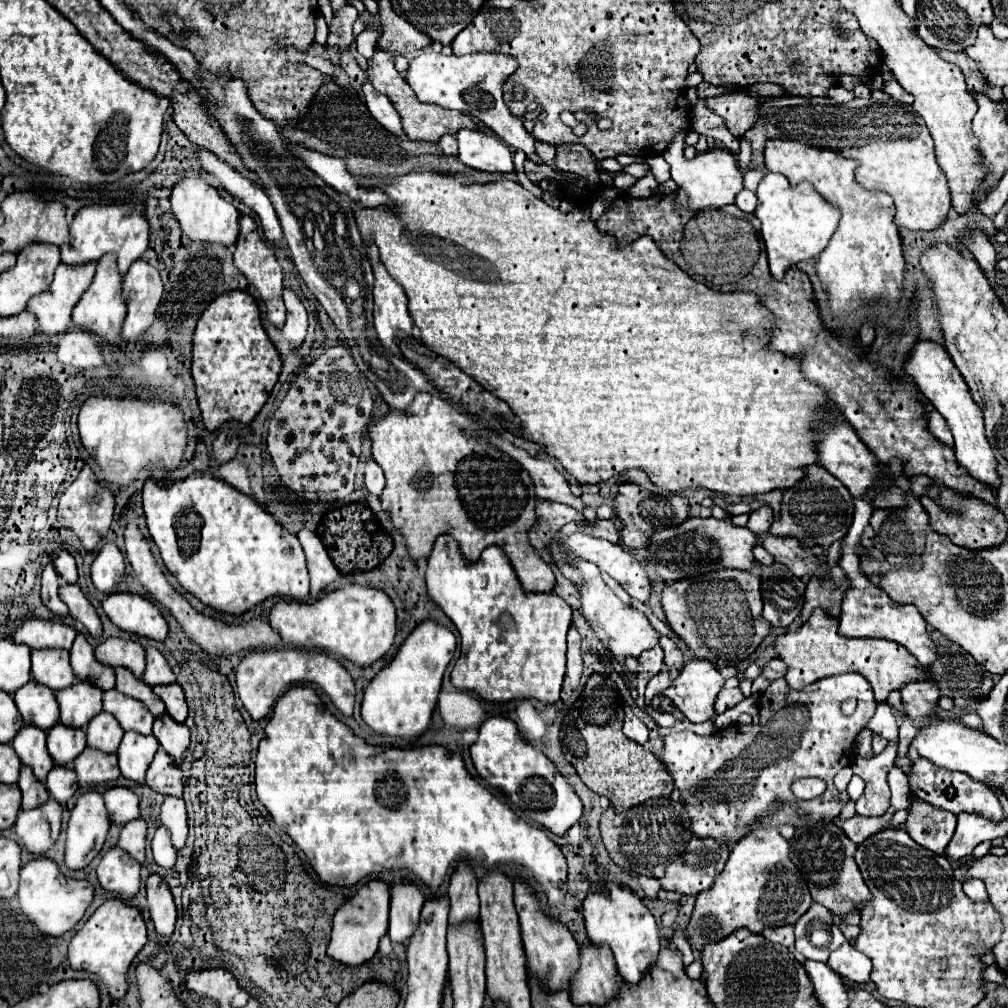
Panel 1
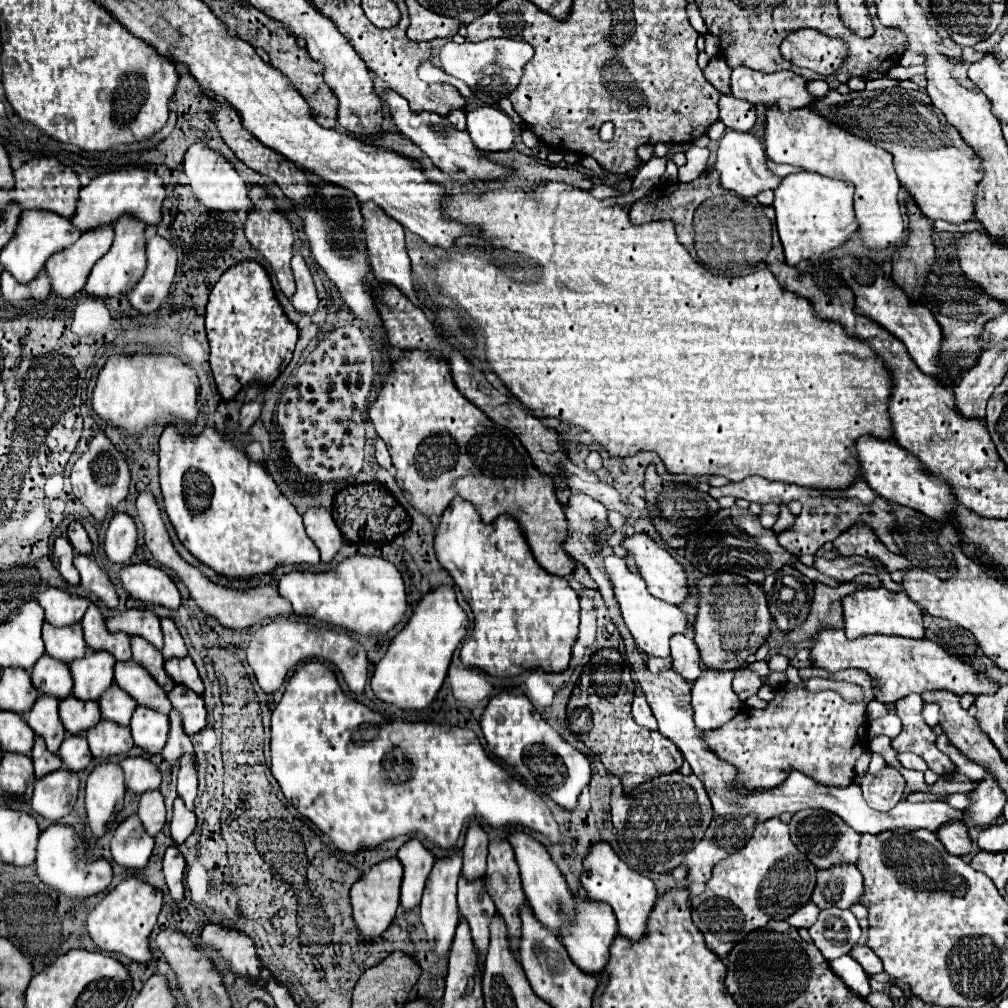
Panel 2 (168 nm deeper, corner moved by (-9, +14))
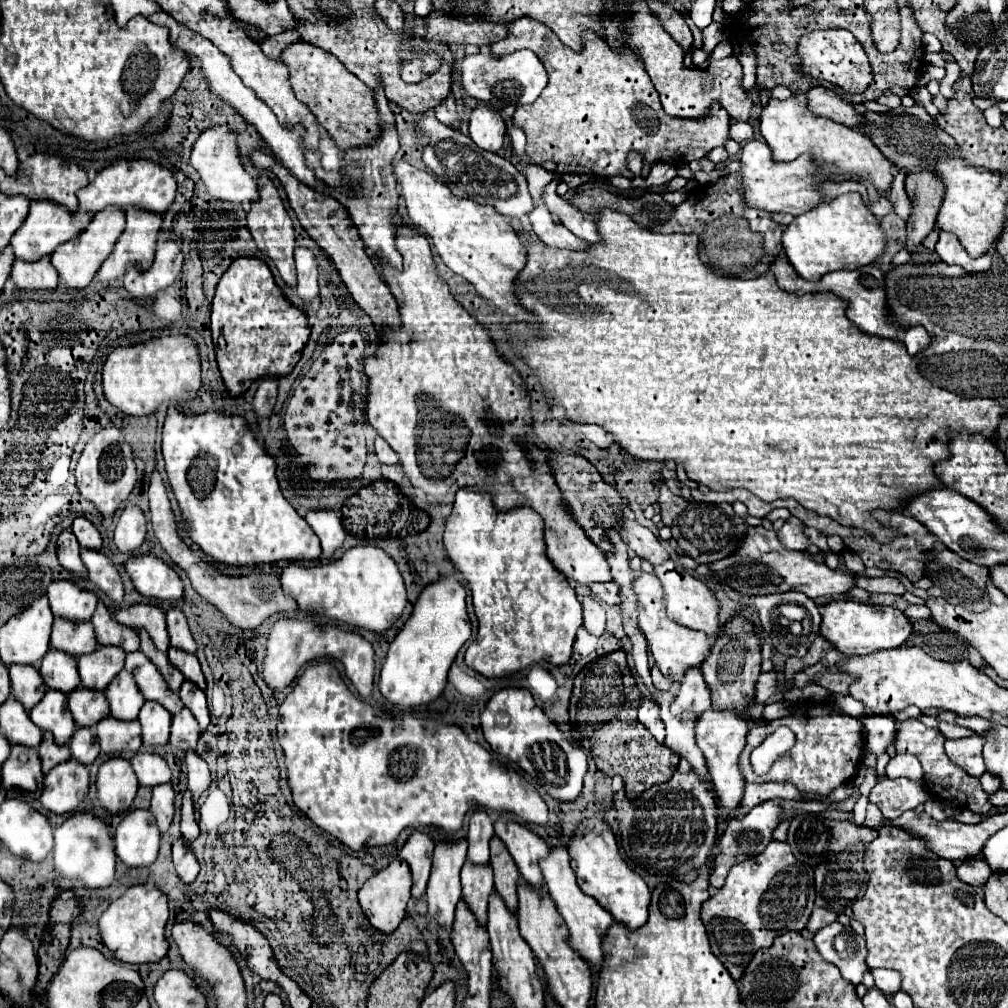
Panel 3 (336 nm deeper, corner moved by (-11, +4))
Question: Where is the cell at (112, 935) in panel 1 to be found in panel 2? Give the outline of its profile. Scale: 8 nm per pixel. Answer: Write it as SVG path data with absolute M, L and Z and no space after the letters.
M127 878L121 884L117 884L109 894L103 896L103 900L91 910L87 916L87 930L93 942L105 950L123 954L135 962L147 962L153 958L149 948L149 936L153 926L157 924L157 916L163 906L161 890L139 880L139 878Z

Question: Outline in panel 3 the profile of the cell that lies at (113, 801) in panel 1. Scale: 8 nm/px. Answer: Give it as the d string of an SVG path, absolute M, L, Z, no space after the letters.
M139 750L131 758L131 766L133 766L135 774L137 774L139 786L153 788L153 786L159 786L159 784L167 784L171 780L171 770L169 770L167 762L159 754Z

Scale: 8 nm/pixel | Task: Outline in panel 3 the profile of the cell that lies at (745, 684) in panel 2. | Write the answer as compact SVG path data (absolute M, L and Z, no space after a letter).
M761 672L759 674L759 680L755 684L755 702L765 704L775 692L777 692L775 672Z

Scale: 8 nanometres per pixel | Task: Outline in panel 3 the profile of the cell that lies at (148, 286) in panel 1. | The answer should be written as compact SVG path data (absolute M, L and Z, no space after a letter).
M171 240L157 242L157 252L151 268L145 272L127 270L125 290L133 298L151 298L157 292L167 290L177 280L177 276L181 274L181 266L183 254L177 244Z

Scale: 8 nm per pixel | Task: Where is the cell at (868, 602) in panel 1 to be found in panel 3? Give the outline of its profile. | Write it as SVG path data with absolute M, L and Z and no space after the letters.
M833 600L825 606L821 634L829 642L833 642L833 646L845 656L857 656L857 654L863 656L875 650L903 646L913 634L913 624L895 606L875 606L857 600Z

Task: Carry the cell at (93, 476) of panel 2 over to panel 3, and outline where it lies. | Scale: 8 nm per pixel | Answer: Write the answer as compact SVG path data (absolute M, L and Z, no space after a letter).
M113 424L103 428L99 434L95 434L87 442L81 458L77 460L75 478L77 478L79 494L85 500L93 502L95 508L103 514L103 518L113 516L113 512L127 500L127 496L131 494L131 490L137 482L137 472L135 472L131 446L123 440L121 432Z

